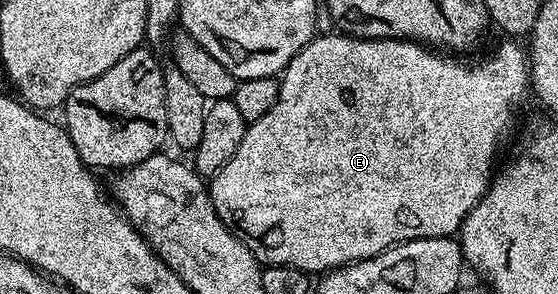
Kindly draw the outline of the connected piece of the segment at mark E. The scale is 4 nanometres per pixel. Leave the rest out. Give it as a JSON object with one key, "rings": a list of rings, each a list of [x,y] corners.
{"rings":[[[326,32],[326,33],[323,33],[323,34],[322,34],[322,35],[321,35],[321,36],[316,36],[316,37],[314,37],[314,38],[313,38],[313,39],[312,39],[312,41],[311,41],[311,42],[309,42],[309,44],[307,44],[307,45],[306,45],[306,47],[304,47],[304,48],[303,48],[303,49],[302,49],[302,50],[301,50],[301,52],[300,52],[300,53],[299,53],[299,54],[298,54],[298,55],[297,55],[297,56],[296,56],[296,57],[295,57],[295,58],[293,58],[293,60],[291,60],[291,62],[289,62],[289,64],[288,64],[288,65],[287,65],[287,66],[286,66],[286,68],[285,68],[285,70],[283,70],[283,71],[282,71],[282,73],[281,73],[281,75],[280,75],[280,81],[279,81],[279,83],[278,83],[278,87],[279,87],[279,88],[280,88],[280,96],[279,96],[279,97],[278,97],[278,99],[277,99],[277,100],[276,100],[276,104],[275,104],[275,105],[274,105],[274,107],[273,107],[273,108],[272,108],[272,112],[268,112],[268,116],[260,116],[260,120],[256,120],[256,121],[255,121],[255,122],[251,122],[251,123],[249,123],[249,125],[247,125],[247,127],[246,127],[246,135],[245,135],[245,136],[244,136],[244,140],[240,140],[240,148],[236,148],[236,152],[235,152],[235,153],[234,153],[234,155],[233,155],[233,156],[232,156],[232,160],[228,160],[228,164],[224,164],[224,168],[220,168],[220,172],[216,172],[216,173],[215,173],[215,174],[213,174],[213,175],[212,175],[212,177],[211,177],[211,178],[210,178],[210,179],[209,179],[209,182],[208,182],[208,189],[209,189],[209,191],[210,191],[210,199],[211,199],[211,200],[212,200],[212,204],[213,204],[213,205],[214,205],[214,207],[215,207],[215,208],[216,208],[216,212],[217,212],[217,213],[218,213],[218,215],[219,215],[219,216],[220,216],[220,220],[224,220],[224,224],[225,224],[225,225],[226,225],[226,227],[227,227],[227,228],[228,228],[228,229],[229,229],[229,230],[230,230],[230,231],[232,231],[232,232],[233,232],[233,234],[235,234],[235,236],[236,236],[236,237],[237,237],[237,238],[238,238],[238,239],[240,239],[240,241],[242,241],[242,243],[243,243],[243,244],[244,244],[244,245],[246,245],[246,246],[247,246],[247,247],[248,247],[248,248],[249,248],[249,249],[250,249],[250,250],[251,250],[251,252],[252,252],[252,253],[254,253],[254,256],[255,256],[255,258],[257,258],[257,259],[258,259],[258,261],[259,261],[259,263],[262,263],[262,264],[265,264],[265,265],[266,265],[266,266],[295,266],[295,267],[296,267],[296,268],[300,268],[300,269],[301,269],[301,270],[304,270],[304,271],[306,271],[306,273],[307,273],[307,274],[309,274],[309,275],[311,275],[311,276],[318,276],[318,275],[321,275],[321,274],[322,274],[322,273],[323,273],[323,272],[325,272],[325,271],[327,271],[327,270],[334,270],[334,269],[335,269],[335,268],[337,268],[337,266],[347,266],[347,265],[348,265],[348,263],[350,263],[350,262],[359,262],[359,261],[360,261],[360,260],[364,260],[364,259],[365,259],[365,258],[371,258],[371,257],[372,257],[372,256],[376,256],[376,255],[377,255],[377,254],[379,254],[379,253],[380,253],[380,252],[384,252],[384,251],[385,251],[385,250],[387,250],[387,249],[388,249],[388,247],[389,247],[389,246],[396,246],[396,245],[398,245],[398,243],[400,243],[400,242],[411,242],[411,240],[412,240],[412,239],[413,239],[413,238],[448,238],[448,237],[451,237],[451,236],[454,236],[454,235],[457,235],[457,234],[458,234],[458,233],[459,233],[459,231],[461,231],[461,228],[462,228],[462,221],[463,221],[463,220],[464,220],[464,219],[465,219],[465,218],[466,218],[466,217],[467,217],[467,216],[468,216],[468,212],[472,212],[472,208],[473,208],[473,207],[474,207],[474,205],[476,205],[476,204],[477,204],[477,202],[479,202],[479,200],[480,200],[480,199],[481,199],[481,198],[482,198],[482,197],[483,197],[483,196],[484,196],[484,192],[485,192],[485,191],[486,191],[486,189],[487,189],[487,188],[489,188],[489,186],[490,186],[490,184],[491,184],[491,181],[492,181],[492,175],[493,175],[493,174],[494,174],[494,173],[495,173],[495,170],[496,170],[496,165],[495,165],[495,166],[494,166],[494,157],[496,157],[496,156],[497,156],[497,154],[498,154],[498,145],[500,145],[500,144],[501,144],[501,142],[502,142],[502,137],[504,137],[504,136],[505,136],[505,134],[506,134],[506,133],[508,133],[508,132],[509,132],[509,130],[510,130],[510,113],[512,113],[512,112],[513,112],[513,110],[514,110],[514,106],[518,106],[518,105],[520,105],[520,104],[521,104],[521,102],[522,102],[522,101],[524,101],[524,100],[525,100],[525,98],[526,98],[526,94],[527,94],[527,98],[528,98],[528,91],[529,91],[529,90],[530,90],[530,89],[531,89],[531,85],[530,85],[530,63],[529,63],[529,61],[528,61],[528,54],[527,54],[527,51],[526,51],[526,50],[525,50],[525,49],[523,49],[523,47],[522,47],[522,50],[521,50],[521,48],[520,48],[520,47],[518,47],[518,46],[517,46],[517,44],[519,44],[519,43],[518,43],[518,42],[517,42],[517,41],[514,41],[514,40],[503,40],[503,41],[504,41],[504,42],[502,42],[502,43],[500,43],[500,44],[499,44],[499,46],[498,46],[498,47],[496,47],[496,48],[495,48],[495,50],[494,50],[494,51],[492,51],[492,52],[491,52],[491,54],[490,54],[490,58],[482,58],[482,59],[480,59],[480,60],[479,60],[479,62],[474,62],[474,63],[472,63],[472,64],[471,64],[471,66],[469,66],[469,64],[468,64],[468,63],[466,63],[466,62],[461,62],[461,60],[460,60],[460,59],[458,59],[458,58],[461,58],[461,57],[458,57],[458,56],[451,56],[451,55],[450,55],[450,54],[449,54],[449,53],[446,53],[446,52],[439,52],[439,51],[438,51],[438,50],[437,50],[437,49],[434,49],[434,48],[431,48],[431,47],[429,47],[429,46],[427,46],[427,45],[425,45],[425,44],[423,44],[423,43],[420,43],[420,42],[407,42],[407,41],[406,41],[406,39],[404,39],[404,38],[352,38],[352,37],[350,37],[350,35],[348,35],[348,34],[343,34],[343,33],[341,33],[341,32]]]}

